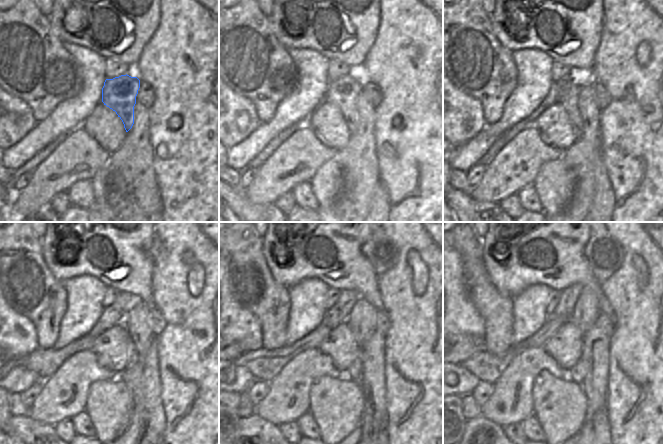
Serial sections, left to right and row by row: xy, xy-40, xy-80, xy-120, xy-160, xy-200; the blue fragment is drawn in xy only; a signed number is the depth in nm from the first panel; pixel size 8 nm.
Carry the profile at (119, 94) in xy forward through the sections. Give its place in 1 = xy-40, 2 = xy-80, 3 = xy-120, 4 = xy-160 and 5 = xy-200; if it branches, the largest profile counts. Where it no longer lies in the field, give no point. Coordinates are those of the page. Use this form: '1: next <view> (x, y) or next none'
1: next xy-40 (342, 92)
2: next xy-80 (569, 88)
3: next xy-120 (132, 354)
4: next xy-160 (354, 372)
5: next xy-200 (576, 373)

